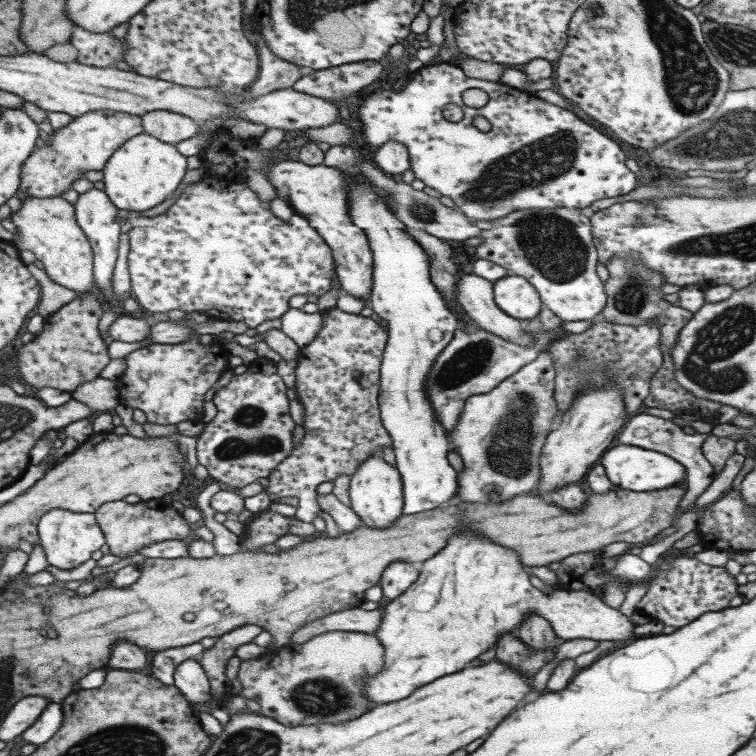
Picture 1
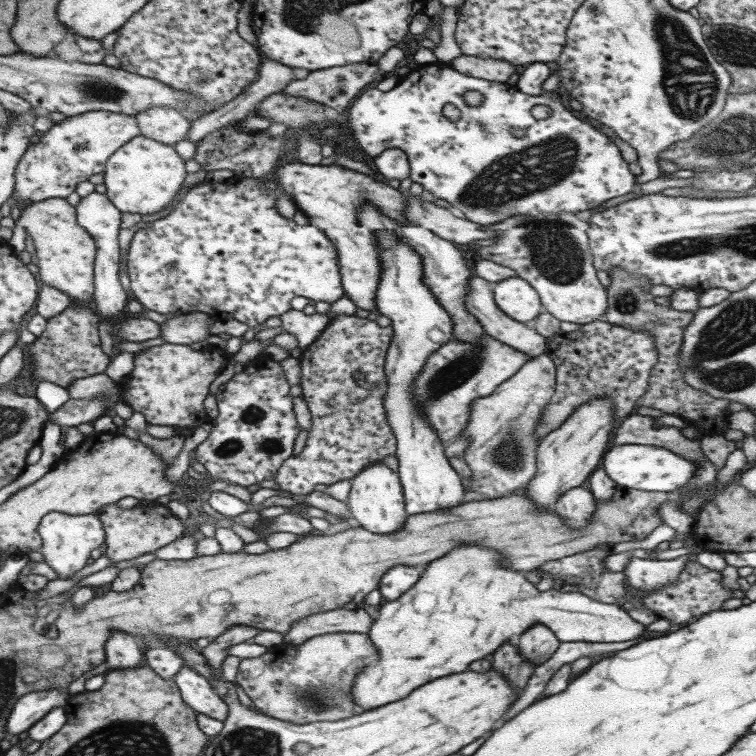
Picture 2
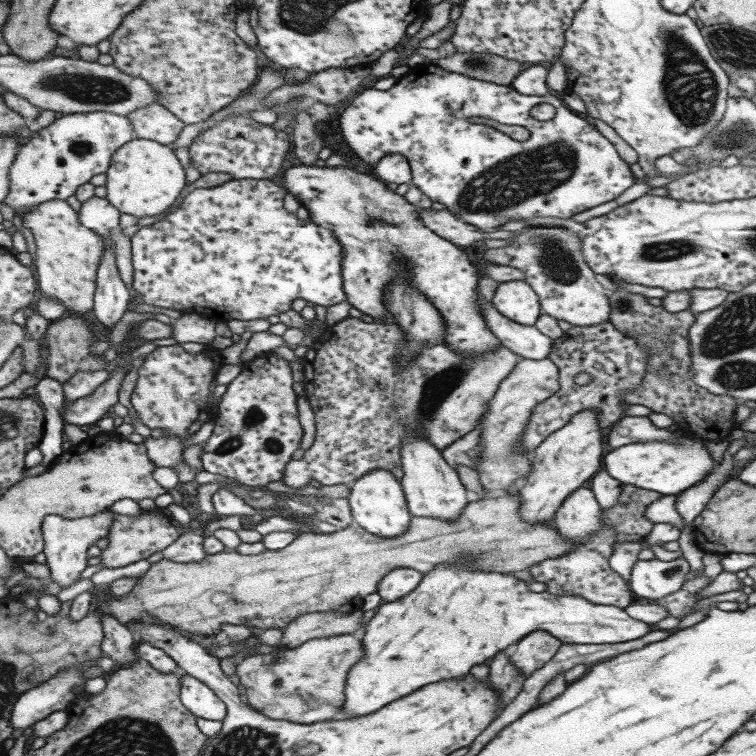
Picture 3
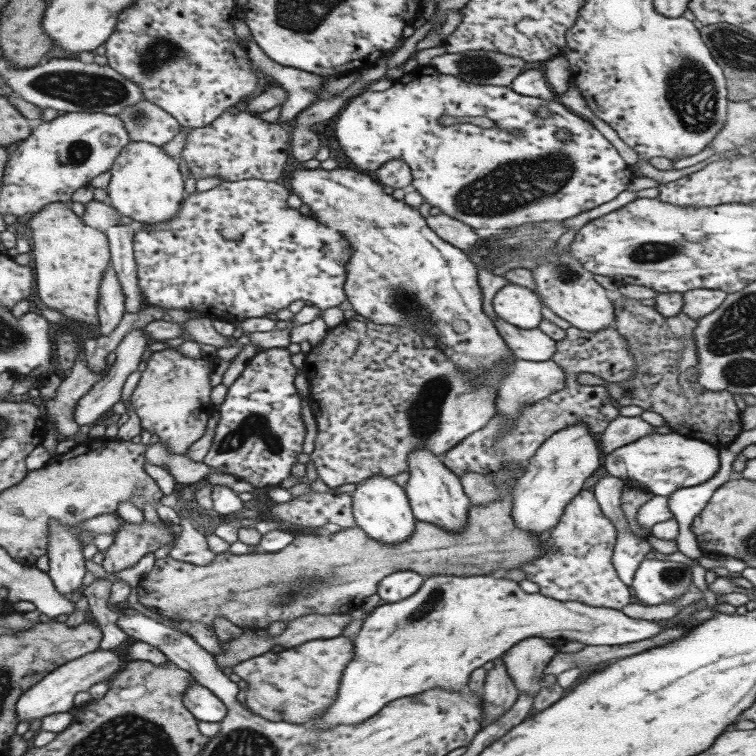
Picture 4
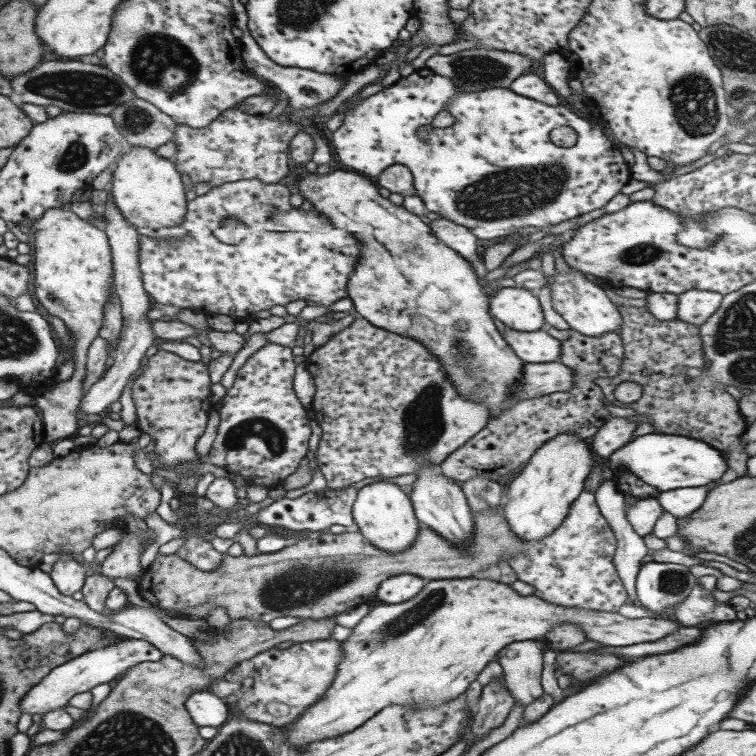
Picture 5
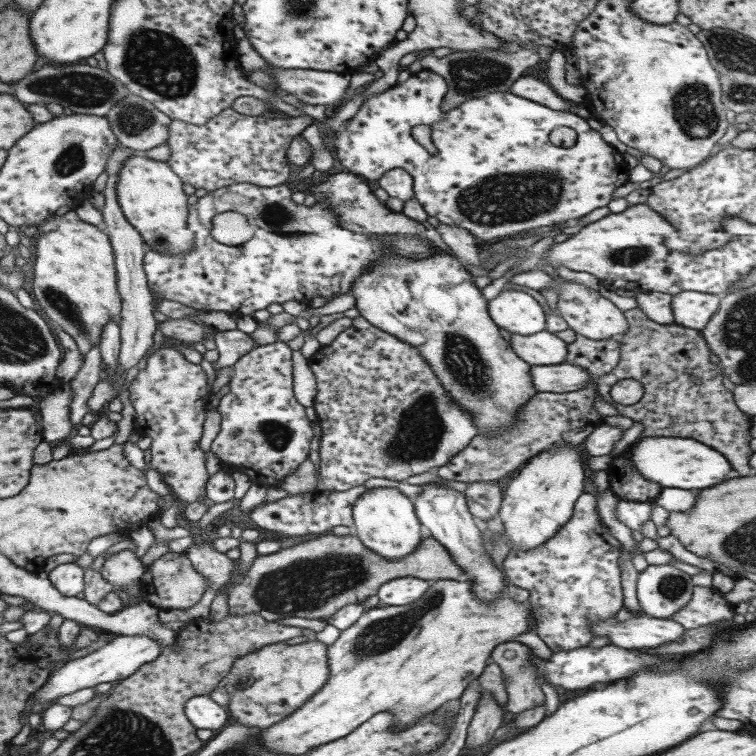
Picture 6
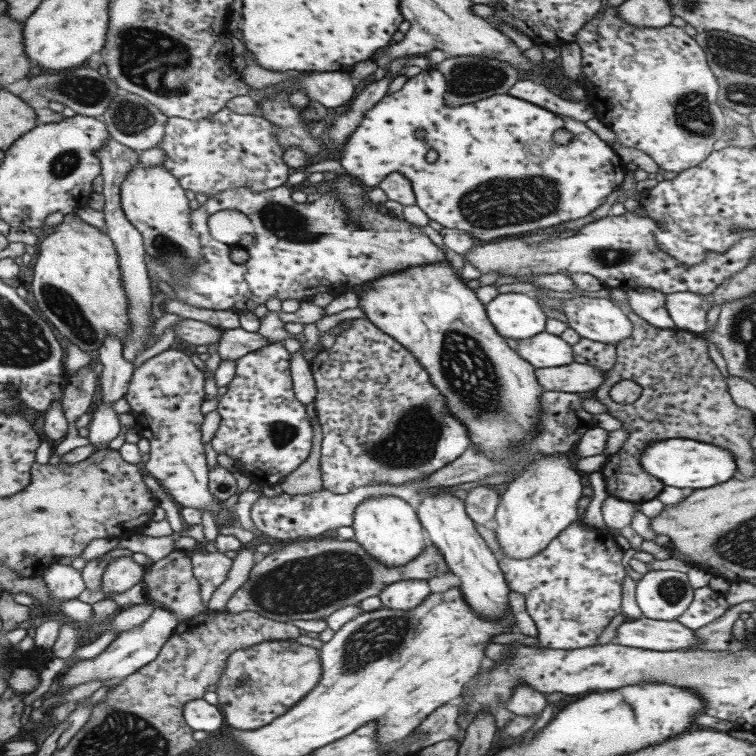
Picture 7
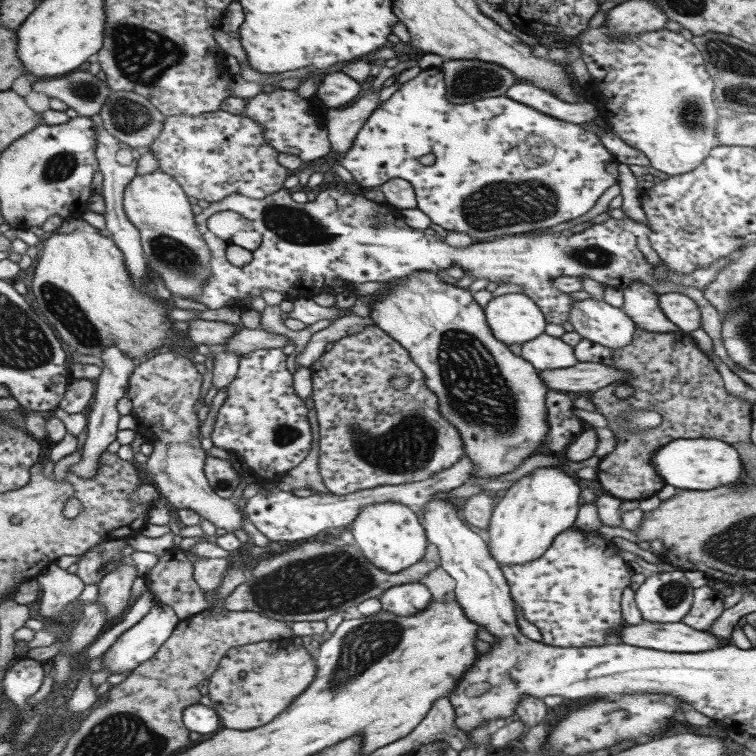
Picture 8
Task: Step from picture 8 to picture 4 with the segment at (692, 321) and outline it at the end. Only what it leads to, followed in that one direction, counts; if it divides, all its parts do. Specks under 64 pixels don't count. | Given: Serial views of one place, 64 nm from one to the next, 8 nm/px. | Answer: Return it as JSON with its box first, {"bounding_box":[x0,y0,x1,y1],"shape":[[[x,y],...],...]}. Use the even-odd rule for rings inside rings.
{"bounding_box":[681,288,726,321],"shape":[[[694,288],[683,292],[681,312],[696,321],[698,318],[713,312],[726,297],[726,292],[719,289]]]}

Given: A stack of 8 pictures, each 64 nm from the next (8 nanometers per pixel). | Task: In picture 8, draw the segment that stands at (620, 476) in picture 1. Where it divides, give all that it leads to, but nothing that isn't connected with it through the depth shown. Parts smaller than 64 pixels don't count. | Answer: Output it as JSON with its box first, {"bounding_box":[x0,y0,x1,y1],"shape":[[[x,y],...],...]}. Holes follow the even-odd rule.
{"bounding_box":[650,438,747,491],"shape":[[[713,438],[671,440],[670,443],[655,449],[650,464],[664,484],[691,491],[711,490],[723,484],[744,485],[741,478],[743,475],[747,476],[737,451],[722,440]]]}

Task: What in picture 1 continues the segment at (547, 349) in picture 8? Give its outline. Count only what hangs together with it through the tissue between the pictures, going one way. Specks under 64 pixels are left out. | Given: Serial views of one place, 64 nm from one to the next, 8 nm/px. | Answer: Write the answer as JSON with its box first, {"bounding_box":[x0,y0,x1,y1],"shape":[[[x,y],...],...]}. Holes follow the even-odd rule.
{"bounding_box":[456,274,533,346],"shape":[[[461,274],[456,288],[456,302],[470,320],[483,330],[517,346],[531,346],[533,337],[522,330],[520,320],[507,316],[494,303],[492,284],[475,274]]]}

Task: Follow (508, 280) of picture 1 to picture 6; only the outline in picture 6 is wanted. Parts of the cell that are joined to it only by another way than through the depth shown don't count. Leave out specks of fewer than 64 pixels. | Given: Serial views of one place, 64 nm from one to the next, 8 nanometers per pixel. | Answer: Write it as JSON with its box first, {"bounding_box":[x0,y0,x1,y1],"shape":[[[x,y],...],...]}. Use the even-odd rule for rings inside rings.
{"bounding_box":[487,290,545,336],"shape":[[[502,290],[487,303],[490,319],[509,334],[531,336],[545,329],[541,306],[529,294],[517,290]]]}

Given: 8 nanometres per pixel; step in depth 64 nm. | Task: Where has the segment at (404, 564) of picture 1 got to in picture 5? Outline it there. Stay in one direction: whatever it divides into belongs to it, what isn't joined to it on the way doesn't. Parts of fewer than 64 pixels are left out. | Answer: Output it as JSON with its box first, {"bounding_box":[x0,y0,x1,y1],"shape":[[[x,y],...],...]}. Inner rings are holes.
{"bounding_box":[374,574,425,604],"shape":[[[412,574],[395,575],[382,580],[374,596],[381,603],[399,604],[413,598],[425,583],[425,579]]]}

